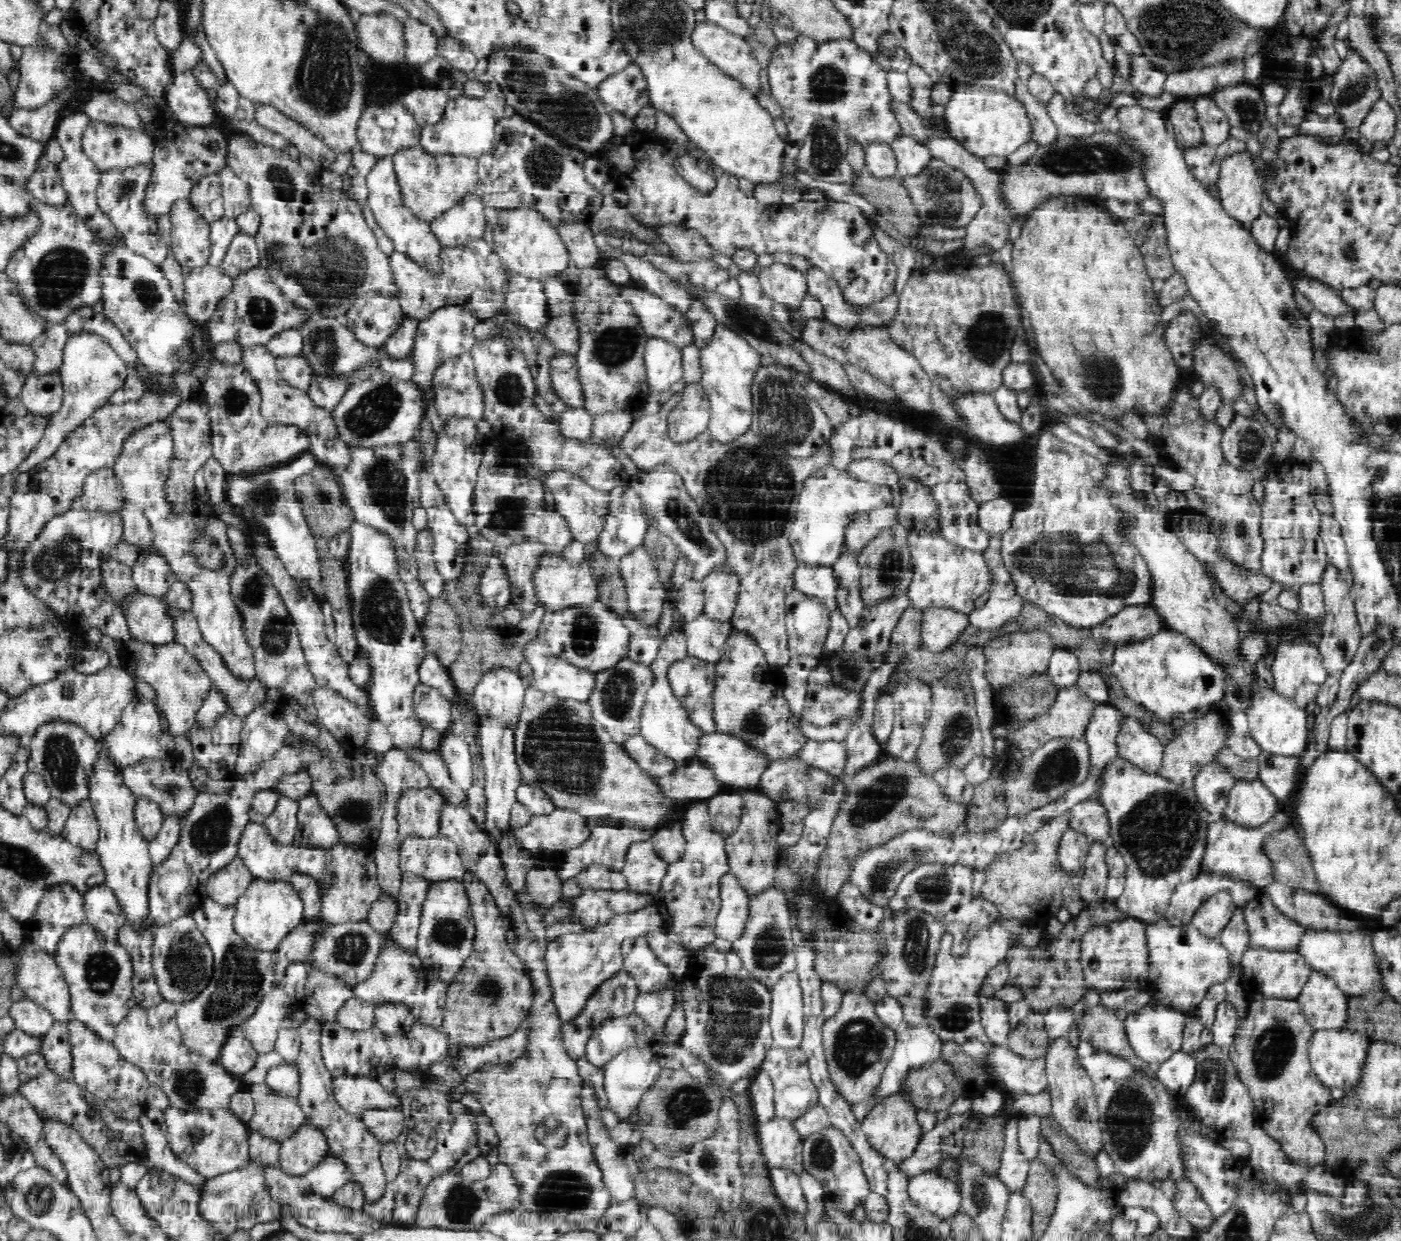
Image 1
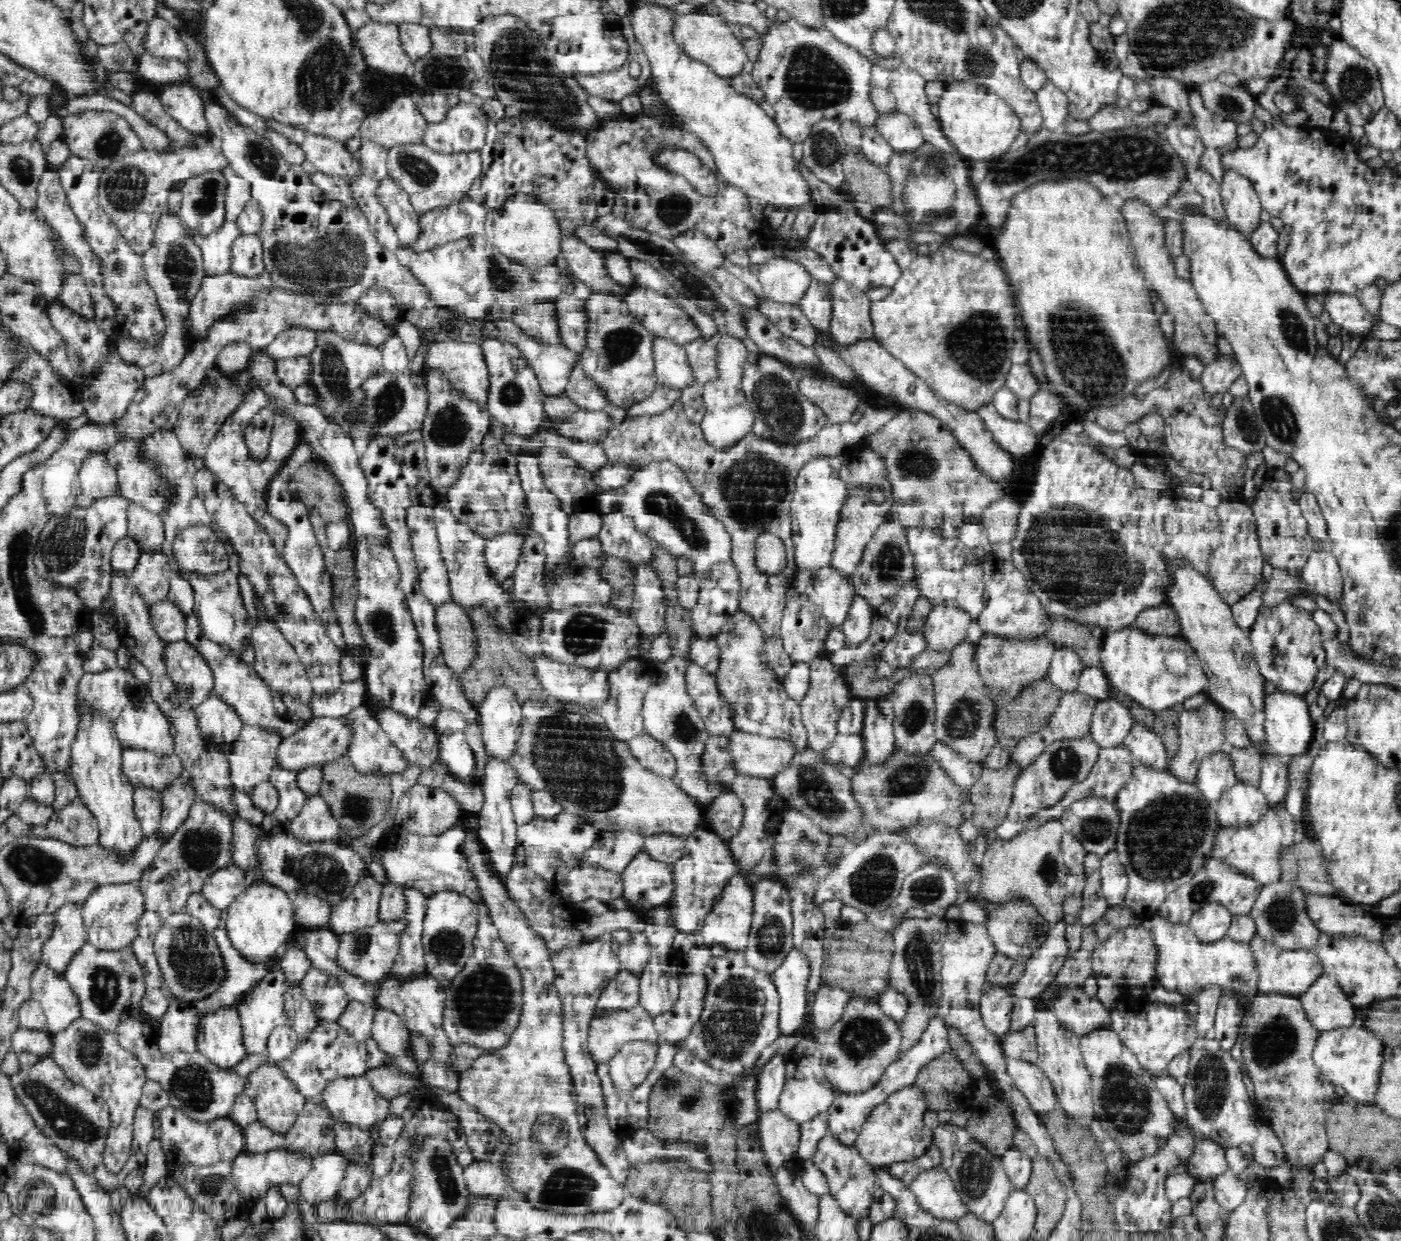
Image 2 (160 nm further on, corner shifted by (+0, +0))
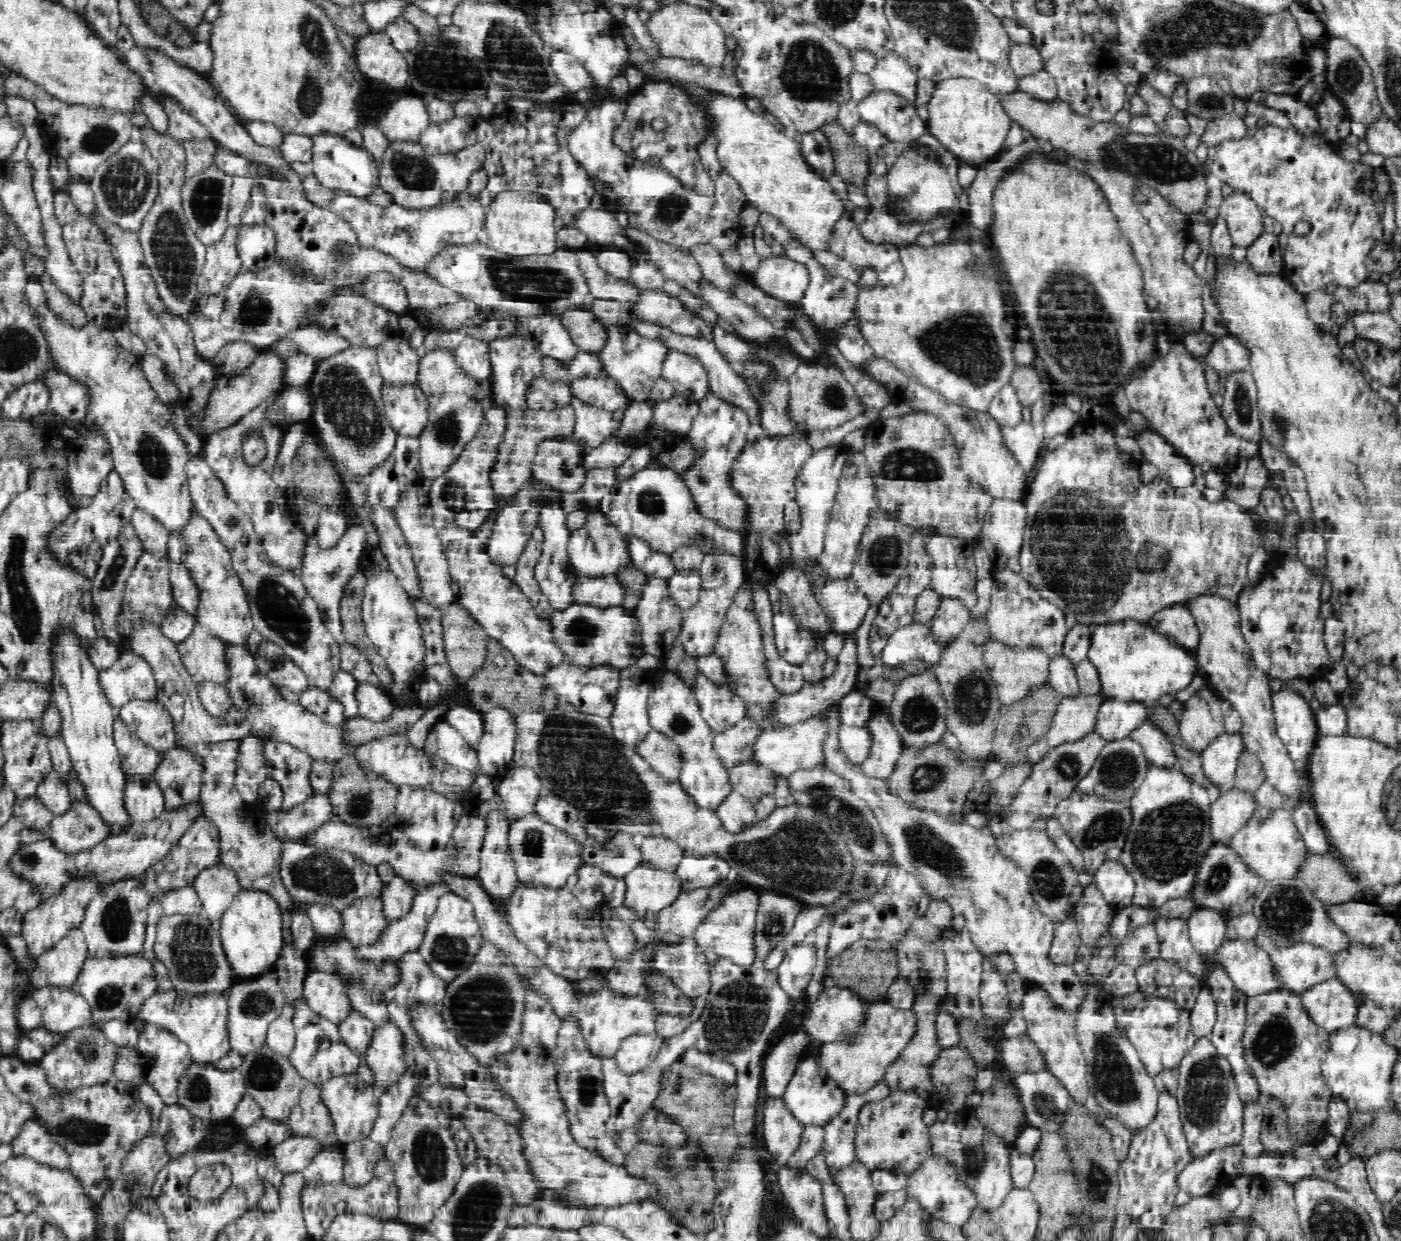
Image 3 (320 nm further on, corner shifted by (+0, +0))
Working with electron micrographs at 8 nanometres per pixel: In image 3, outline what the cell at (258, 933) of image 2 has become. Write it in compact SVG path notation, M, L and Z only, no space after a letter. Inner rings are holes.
M242 889L221 918L220 938L228 961L240 979L255 978L274 969L284 946L284 911L266 891Z

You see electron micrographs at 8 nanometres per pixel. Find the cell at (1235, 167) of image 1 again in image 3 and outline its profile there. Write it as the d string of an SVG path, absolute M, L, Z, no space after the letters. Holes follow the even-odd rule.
M1233 191L1222 198L1219 214L1226 219L1236 247L1247 249L1258 238L1263 231L1262 211L1246 191Z

